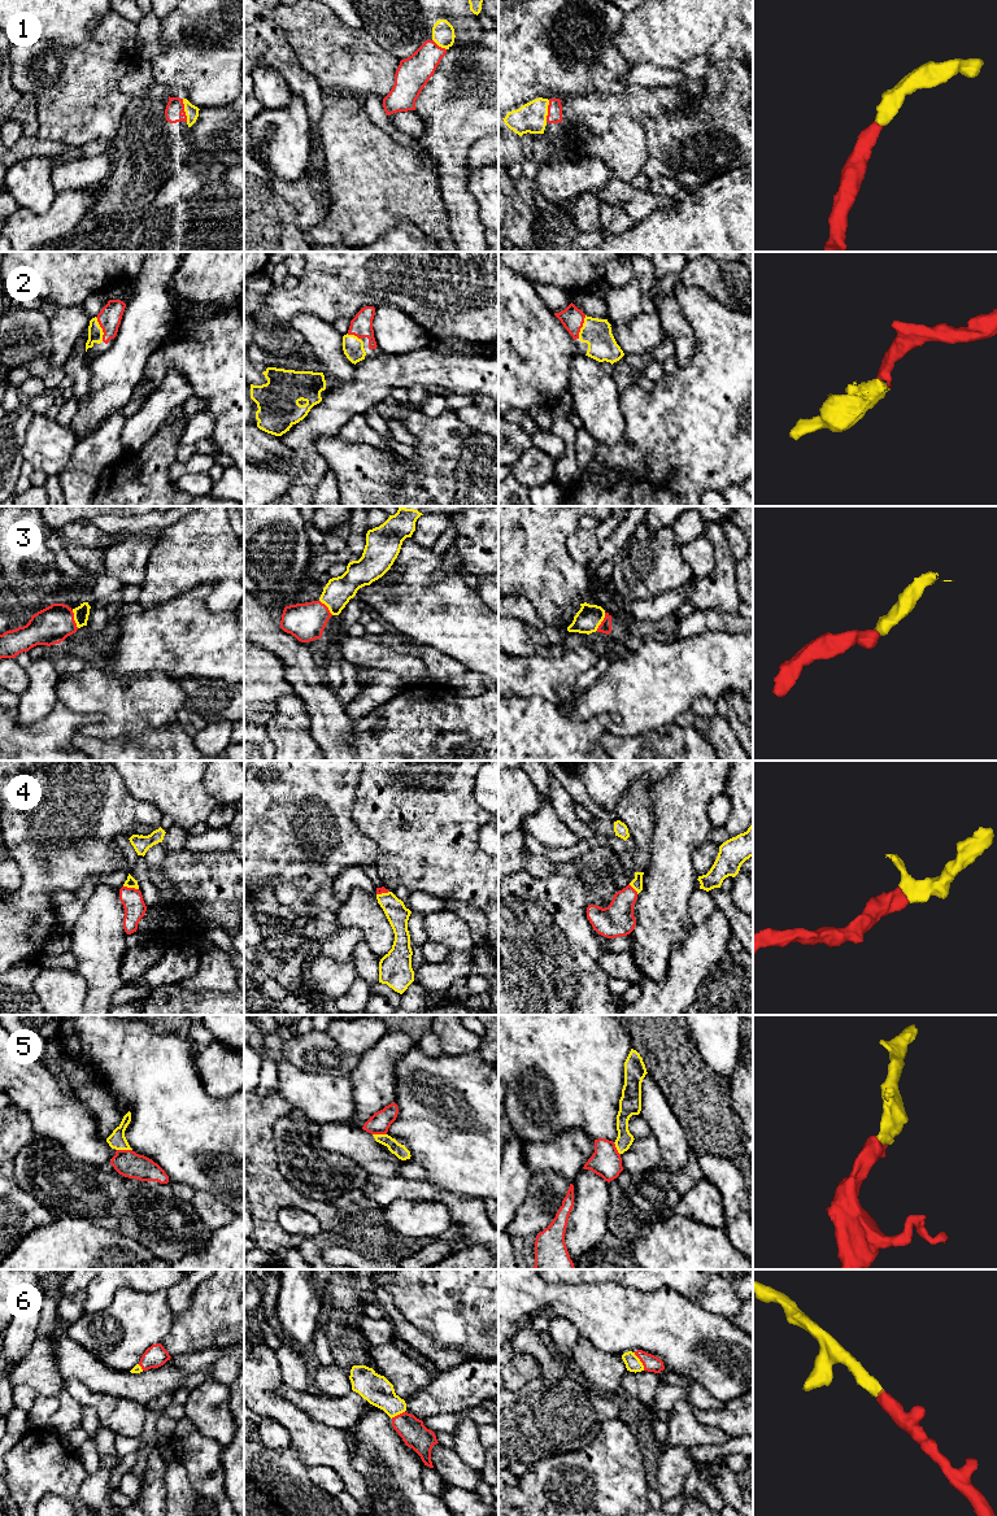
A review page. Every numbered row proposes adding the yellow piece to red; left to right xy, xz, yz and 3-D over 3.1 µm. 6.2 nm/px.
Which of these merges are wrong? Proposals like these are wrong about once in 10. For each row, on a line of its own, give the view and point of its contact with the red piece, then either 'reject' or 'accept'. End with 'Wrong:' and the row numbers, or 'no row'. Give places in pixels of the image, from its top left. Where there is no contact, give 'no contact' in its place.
1: meets red in xy at (183, 110); accept
2: meets red in xy at (101, 327); accept
3: meets red in xy at (73, 619); accept
4: meets red in xy at (131, 888); accept
5: meets red in xy at (125, 1150); accept
6: meets red in yz at (640, 1360); accept
Wrong: no row

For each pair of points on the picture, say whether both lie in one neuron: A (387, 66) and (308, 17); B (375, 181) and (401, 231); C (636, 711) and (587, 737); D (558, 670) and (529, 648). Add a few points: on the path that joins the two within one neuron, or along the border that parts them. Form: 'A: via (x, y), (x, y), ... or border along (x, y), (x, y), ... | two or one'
A: via (368, 66), (358, 66), (352, 62), (326, 36) | one
B: border along (426, 235), (412, 223), (399, 221), (378, 238) | two
C: border along (609, 713), (599, 713), (578, 719) | two
D: border along (566, 649), (557, 657), (512, 656) | two

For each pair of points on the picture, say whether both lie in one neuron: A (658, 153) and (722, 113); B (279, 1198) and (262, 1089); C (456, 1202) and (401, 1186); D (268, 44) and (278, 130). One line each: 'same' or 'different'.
A: same
B: different
C: same
D: different

